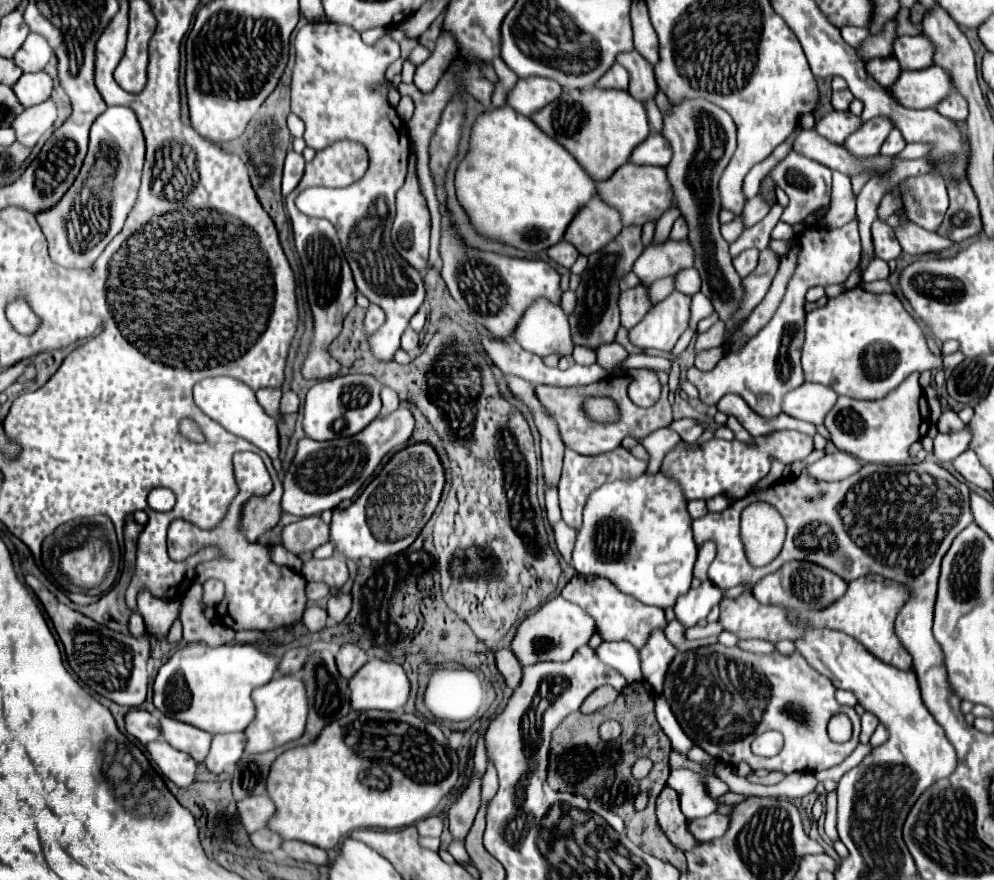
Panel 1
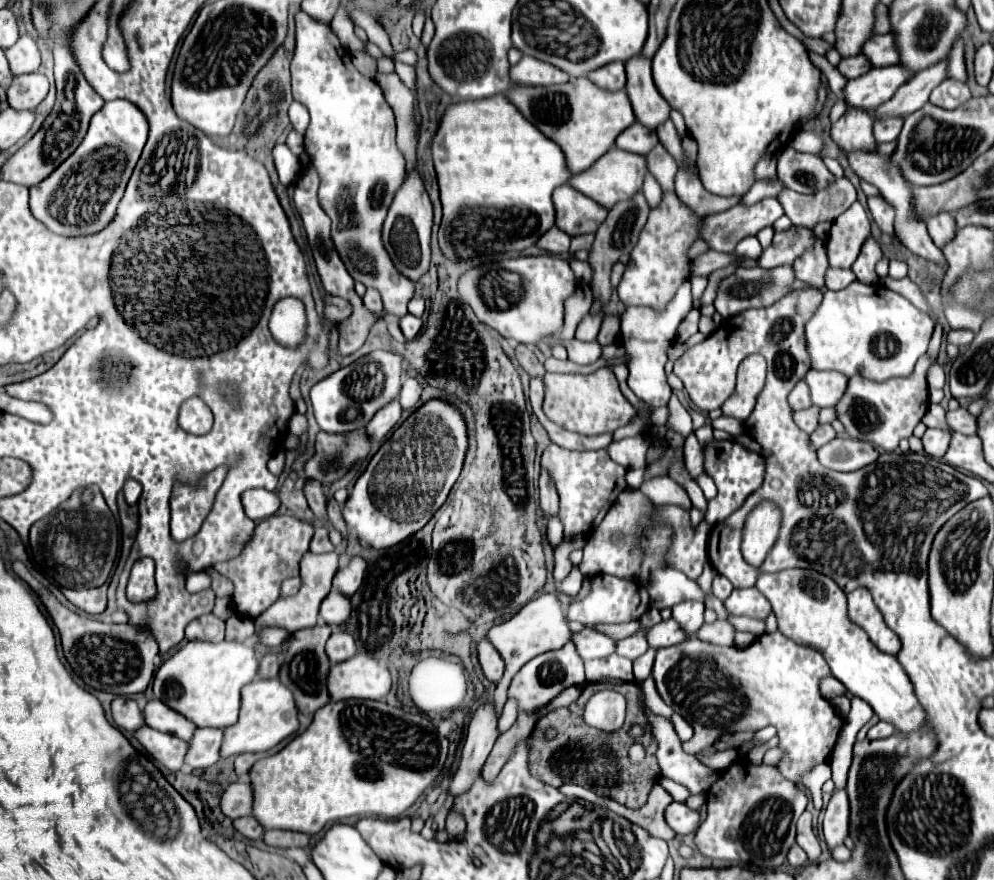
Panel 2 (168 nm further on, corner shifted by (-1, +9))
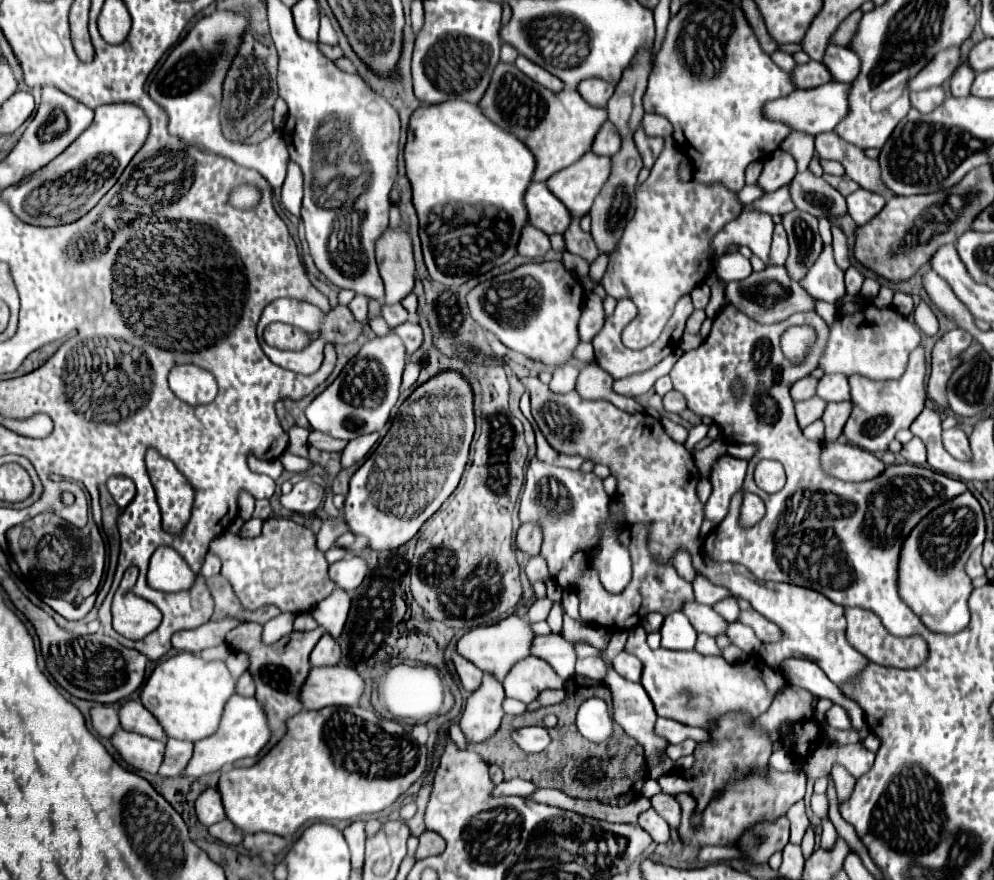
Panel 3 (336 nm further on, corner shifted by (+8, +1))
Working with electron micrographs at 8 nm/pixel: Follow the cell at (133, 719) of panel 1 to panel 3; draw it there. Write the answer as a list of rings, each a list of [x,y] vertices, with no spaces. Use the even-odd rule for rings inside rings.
[[[96,704],[90,710],[90,718],[92,718],[92,728],[104,738],[110,738],[116,732],[116,728],[120,726],[118,712],[108,704]]]

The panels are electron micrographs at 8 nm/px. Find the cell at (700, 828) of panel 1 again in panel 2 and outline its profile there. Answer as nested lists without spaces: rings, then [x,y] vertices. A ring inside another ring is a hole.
[[[681,802],[669,804],[669,810],[665,812],[665,820],[677,834],[693,834],[697,826],[701,824],[701,816],[697,810],[691,810],[689,806]]]

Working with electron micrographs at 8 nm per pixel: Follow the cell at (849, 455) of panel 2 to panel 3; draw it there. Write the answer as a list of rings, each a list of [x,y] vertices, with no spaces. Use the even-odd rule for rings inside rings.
[[[826,442],[822,450],[822,468],[840,478],[850,482],[872,480],[884,472],[884,462],[878,460],[872,452],[866,452],[852,444],[838,444]]]

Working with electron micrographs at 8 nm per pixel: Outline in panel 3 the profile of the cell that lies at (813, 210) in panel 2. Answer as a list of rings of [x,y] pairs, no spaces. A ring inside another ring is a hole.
[[[794,210],[792,214],[784,216],[782,224],[786,228],[788,242],[790,242],[790,254],[784,268],[792,280],[800,282],[824,248],[818,232],[818,218]]]

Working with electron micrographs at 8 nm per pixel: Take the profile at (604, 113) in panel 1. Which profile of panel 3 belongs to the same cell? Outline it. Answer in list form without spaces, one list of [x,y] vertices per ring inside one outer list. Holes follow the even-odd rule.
[[[506,62],[496,64],[490,86],[478,106],[488,120],[508,130],[530,148],[536,158],[534,182],[546,182],[554,172],[580,160],[590,150],[596,130],[600,130],[608,118],[606,110],[590,106],[576,90],[566,88],[562,92],[552,92],[530,80],[516,64]]]

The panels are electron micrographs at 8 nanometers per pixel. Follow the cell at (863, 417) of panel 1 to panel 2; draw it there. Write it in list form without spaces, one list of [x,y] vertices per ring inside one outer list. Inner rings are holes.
[[[921,356],[915,364],[913,374],[907,378],[893,378],[879,384],[865,378],[849,378],[843,398],[835,404],[837,420],[843,422],[845,432],[855,440],[871,442],[875,448],[881,448],[885,452],[895,452],[899,448],[899,440],[909,438],[927,412],[929,400],[925,374],[929,366],[931,360],[927,356]]]

